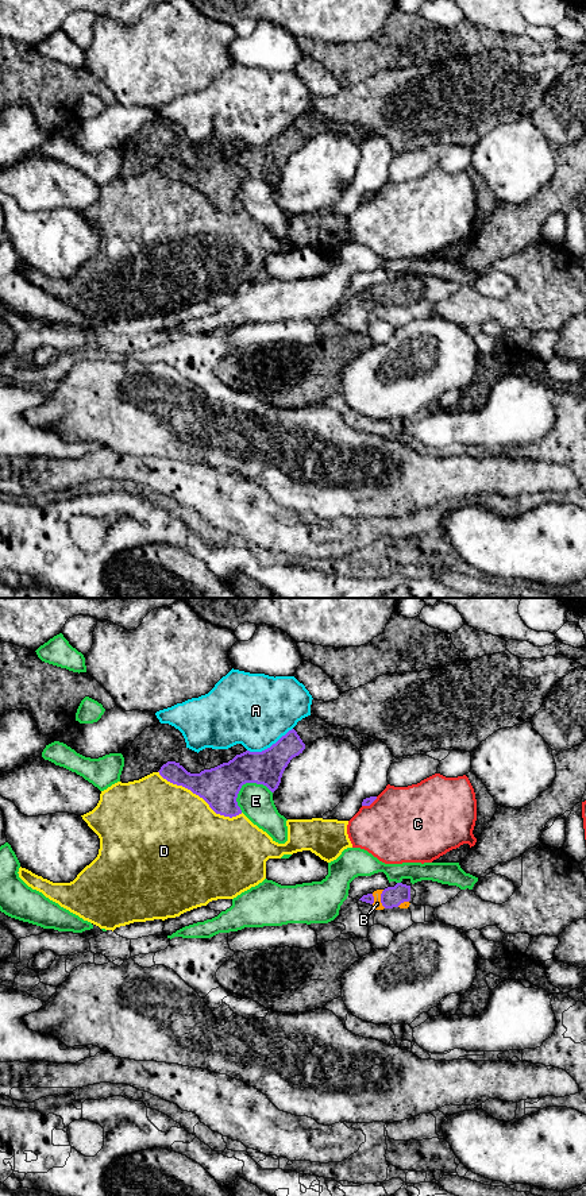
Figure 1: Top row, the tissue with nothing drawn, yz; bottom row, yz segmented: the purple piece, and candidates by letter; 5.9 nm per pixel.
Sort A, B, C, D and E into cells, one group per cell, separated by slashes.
A / B / C / D / E

